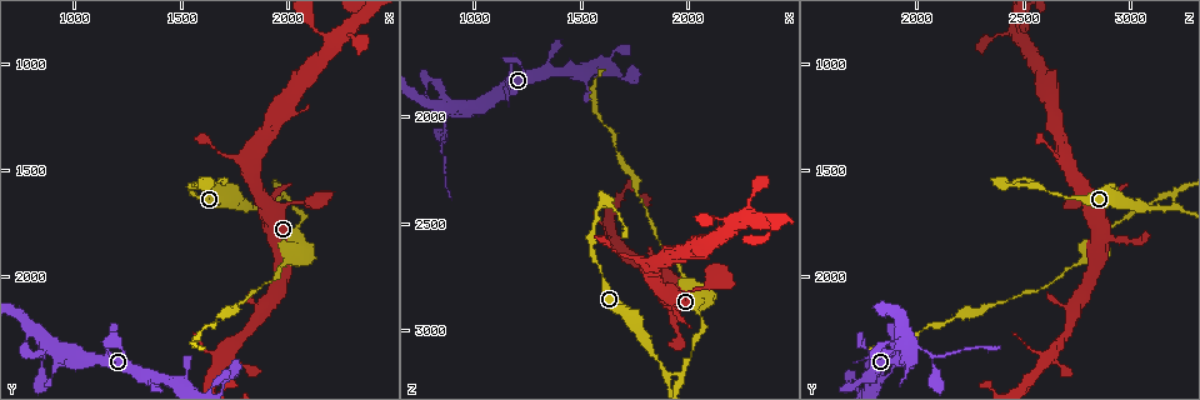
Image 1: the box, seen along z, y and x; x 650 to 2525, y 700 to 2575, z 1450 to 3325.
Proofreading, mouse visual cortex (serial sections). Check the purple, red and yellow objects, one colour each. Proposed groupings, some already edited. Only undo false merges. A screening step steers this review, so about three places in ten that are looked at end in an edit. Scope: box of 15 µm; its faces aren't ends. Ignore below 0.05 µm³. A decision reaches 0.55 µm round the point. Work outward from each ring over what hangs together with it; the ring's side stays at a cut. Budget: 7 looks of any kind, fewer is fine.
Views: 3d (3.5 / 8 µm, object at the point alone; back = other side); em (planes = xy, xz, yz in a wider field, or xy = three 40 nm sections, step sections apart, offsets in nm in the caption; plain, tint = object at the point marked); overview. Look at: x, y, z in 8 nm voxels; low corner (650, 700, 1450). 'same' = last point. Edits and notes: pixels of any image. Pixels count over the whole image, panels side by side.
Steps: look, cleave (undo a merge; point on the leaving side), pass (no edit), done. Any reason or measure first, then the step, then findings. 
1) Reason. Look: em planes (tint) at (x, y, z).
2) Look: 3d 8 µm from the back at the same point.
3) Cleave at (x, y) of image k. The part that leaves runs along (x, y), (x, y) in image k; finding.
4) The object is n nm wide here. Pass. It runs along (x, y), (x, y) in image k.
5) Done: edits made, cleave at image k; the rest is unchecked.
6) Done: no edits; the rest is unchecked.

Sharp bend. Look: 3d 3.5 µm at (1570, 1580, 2460).

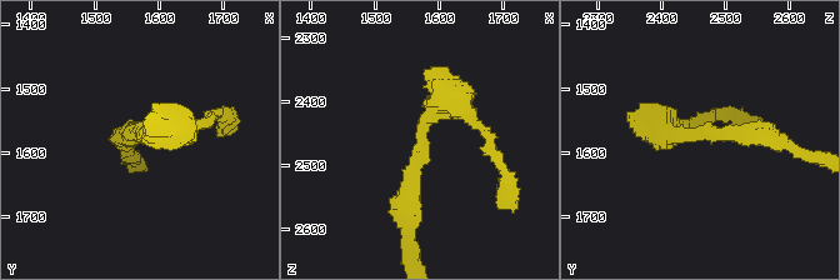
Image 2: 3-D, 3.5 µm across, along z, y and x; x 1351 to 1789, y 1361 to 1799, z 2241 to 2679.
Look: em planes (tint) at (1575, 1575, 2455).

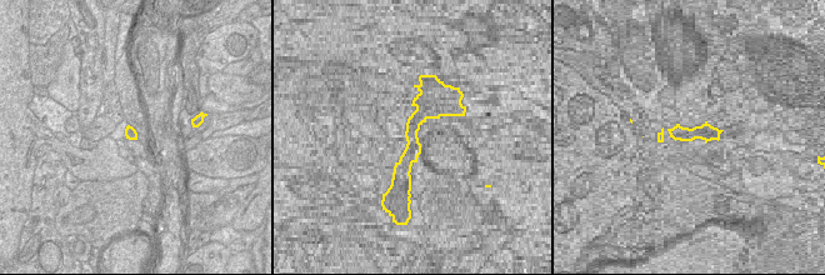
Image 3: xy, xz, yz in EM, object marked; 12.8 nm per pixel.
Pass. It runs along (409, 215), (424, 121), (455, 103), (478, 125) in image 2; one cell here.

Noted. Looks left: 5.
Three-way junction. Look: 3d 3.5 µm at (1950, 1610, 3200).

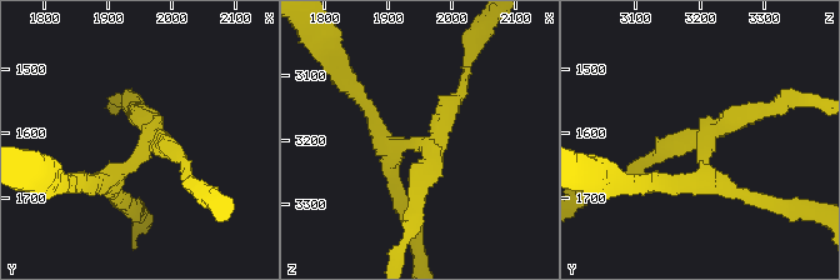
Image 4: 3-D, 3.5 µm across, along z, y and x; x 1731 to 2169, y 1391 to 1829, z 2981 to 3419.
3 arms meet here; the arms are 200, 250, 300 nm wide. Cleave at (433, 168) of image 4. The part that leaves runs along (423, 144), (461, 93), (469, 58) in image 4; a second cell is stuck on.

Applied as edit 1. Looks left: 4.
Look: overview.

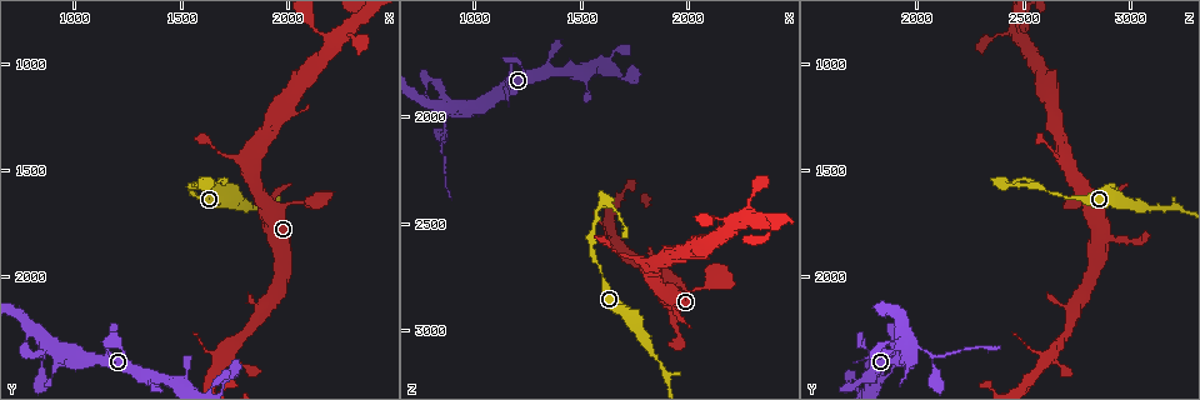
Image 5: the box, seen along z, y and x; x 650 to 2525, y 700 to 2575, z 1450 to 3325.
Thin neck. Look: 3d 3.5 µm at (850, 2410, 2080).

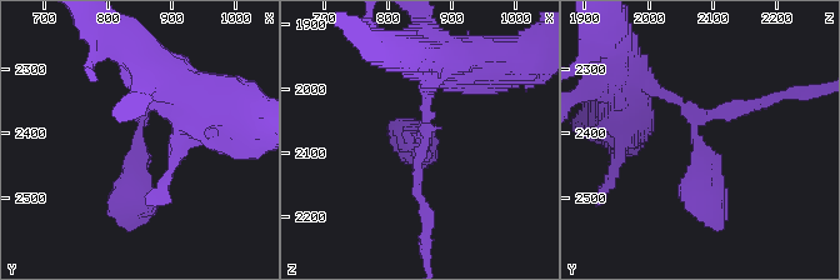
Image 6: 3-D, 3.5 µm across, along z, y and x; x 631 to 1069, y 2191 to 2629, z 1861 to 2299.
Look: em xy step 2 (tint) at (850, 2400, 2070).

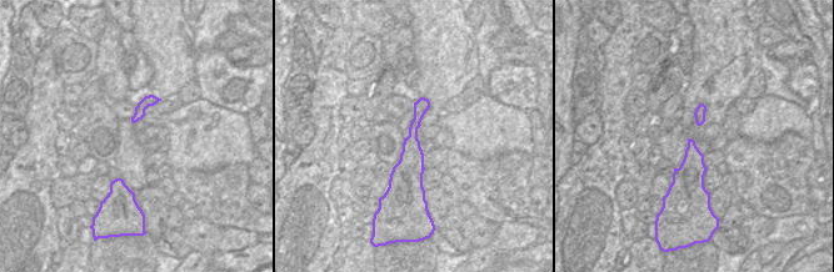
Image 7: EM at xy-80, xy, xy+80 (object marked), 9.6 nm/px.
The object is 240 nm wide here. Cleave at (136, 149) of image 6. The part that leaves runs along (144, 119), (136, 199), (129, 223) in image 6; a second cell is stuck on.

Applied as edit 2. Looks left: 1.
Done: edits made, cleave at image 4, cleave at image 6; the rest is unchecked.

